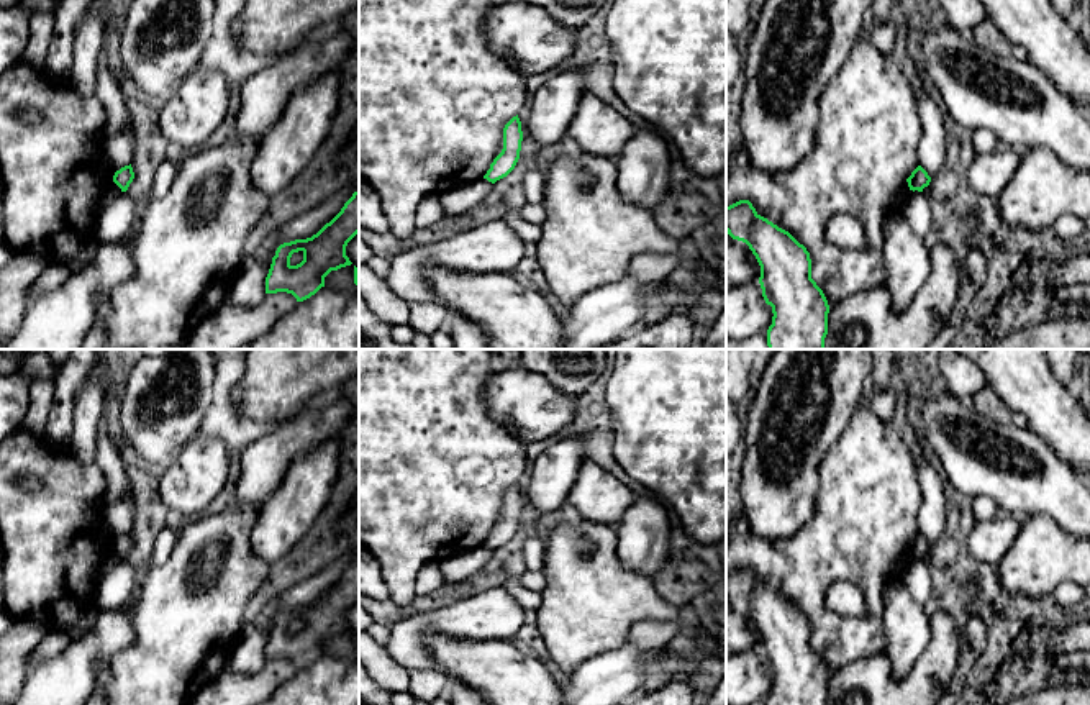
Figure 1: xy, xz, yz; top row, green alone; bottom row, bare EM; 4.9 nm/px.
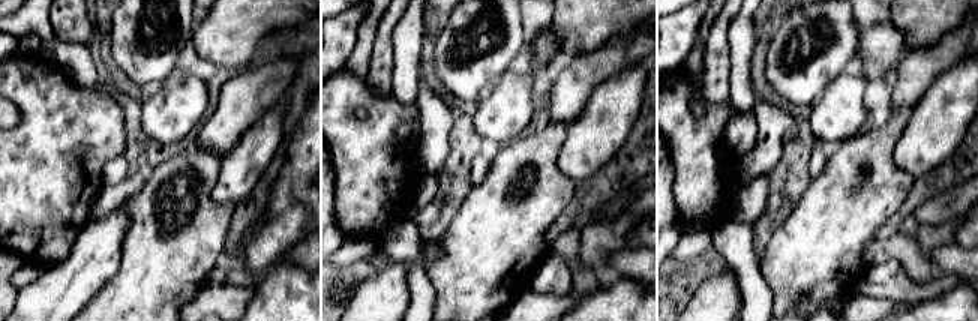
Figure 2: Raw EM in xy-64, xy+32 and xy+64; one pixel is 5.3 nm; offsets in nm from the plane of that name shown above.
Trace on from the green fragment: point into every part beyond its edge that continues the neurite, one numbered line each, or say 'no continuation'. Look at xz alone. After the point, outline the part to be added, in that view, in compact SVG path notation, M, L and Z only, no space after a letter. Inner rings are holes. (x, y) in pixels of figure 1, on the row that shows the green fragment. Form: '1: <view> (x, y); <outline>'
no continuation

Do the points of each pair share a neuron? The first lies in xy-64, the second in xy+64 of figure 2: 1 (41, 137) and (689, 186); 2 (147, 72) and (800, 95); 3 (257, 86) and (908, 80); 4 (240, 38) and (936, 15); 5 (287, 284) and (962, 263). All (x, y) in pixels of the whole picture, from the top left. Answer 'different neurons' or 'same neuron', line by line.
1: same neuron
2: same neuron
3: same neuron
4: same neuron
5: different neurons

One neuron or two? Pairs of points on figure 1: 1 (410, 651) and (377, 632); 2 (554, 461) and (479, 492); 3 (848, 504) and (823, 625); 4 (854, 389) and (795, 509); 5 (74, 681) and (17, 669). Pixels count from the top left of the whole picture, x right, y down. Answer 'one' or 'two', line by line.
1: two
2: two
3: one
4: one
5: two

